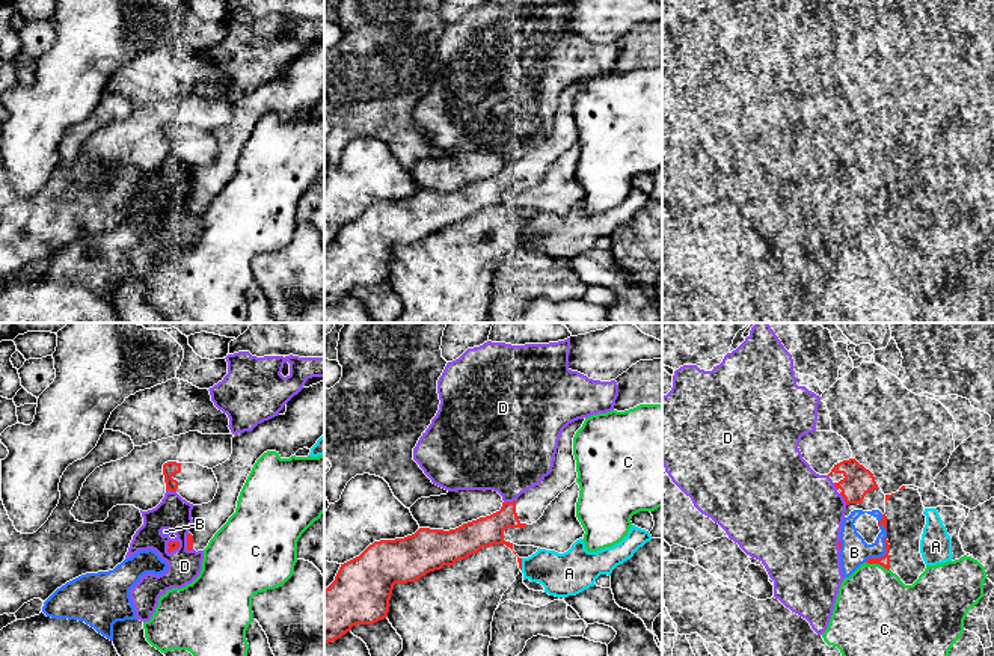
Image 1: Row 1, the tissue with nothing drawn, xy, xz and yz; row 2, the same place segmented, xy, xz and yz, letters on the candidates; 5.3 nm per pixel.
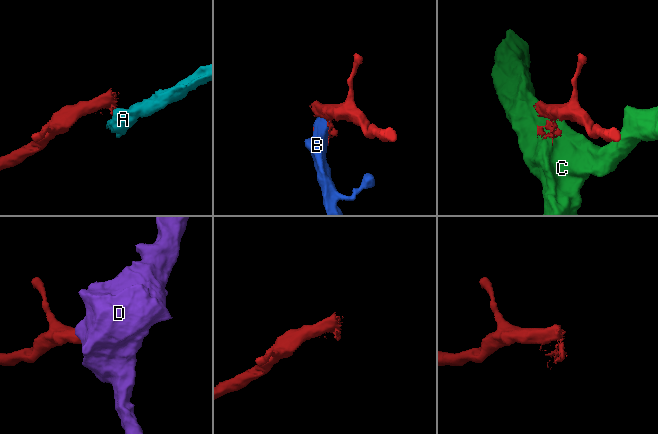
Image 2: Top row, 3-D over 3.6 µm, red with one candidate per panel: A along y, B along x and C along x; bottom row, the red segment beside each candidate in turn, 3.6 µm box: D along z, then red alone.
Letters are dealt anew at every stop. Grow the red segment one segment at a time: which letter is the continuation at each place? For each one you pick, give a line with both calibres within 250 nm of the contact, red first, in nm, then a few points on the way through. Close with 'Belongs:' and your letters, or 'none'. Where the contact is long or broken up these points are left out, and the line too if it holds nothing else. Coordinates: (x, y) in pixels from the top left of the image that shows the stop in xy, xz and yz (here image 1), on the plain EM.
Belongs: none

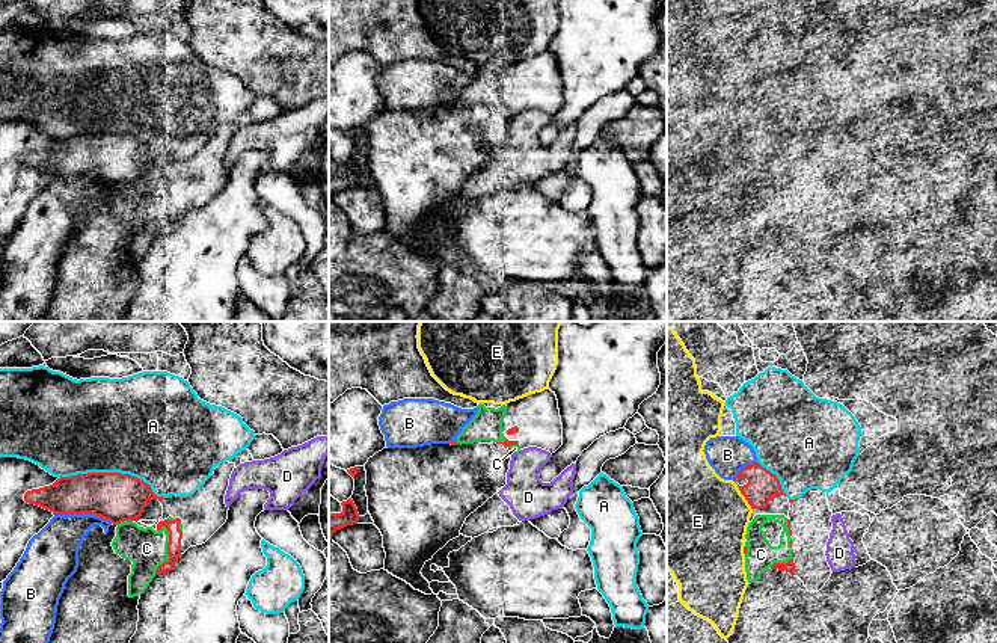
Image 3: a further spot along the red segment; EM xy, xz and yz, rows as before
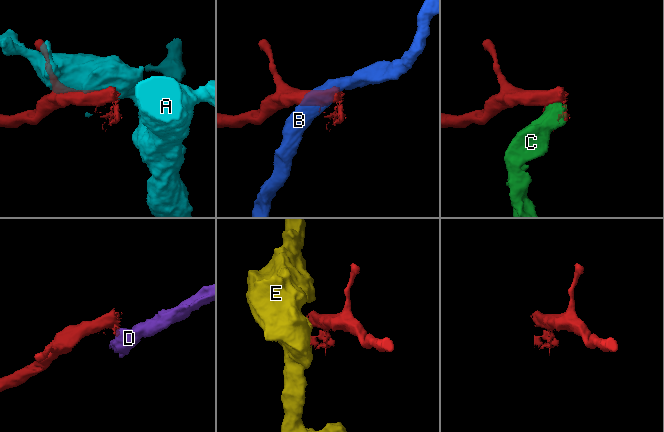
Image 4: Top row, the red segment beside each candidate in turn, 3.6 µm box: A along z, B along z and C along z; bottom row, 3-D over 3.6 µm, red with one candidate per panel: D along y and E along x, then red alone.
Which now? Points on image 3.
Belongs: none

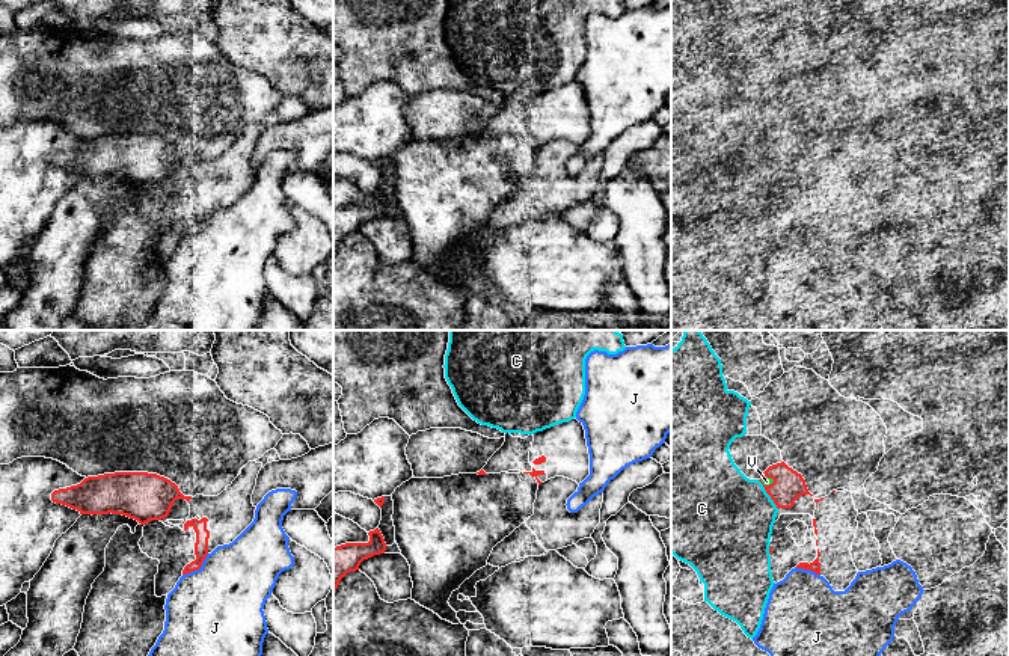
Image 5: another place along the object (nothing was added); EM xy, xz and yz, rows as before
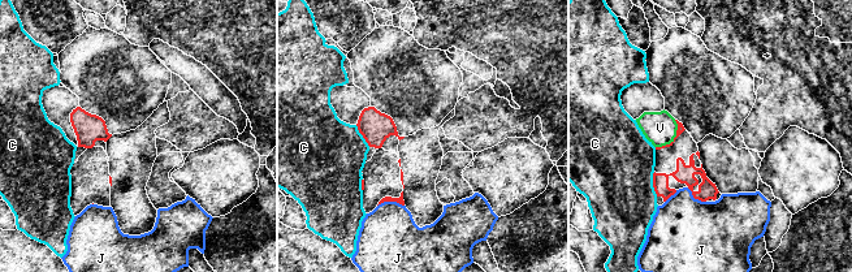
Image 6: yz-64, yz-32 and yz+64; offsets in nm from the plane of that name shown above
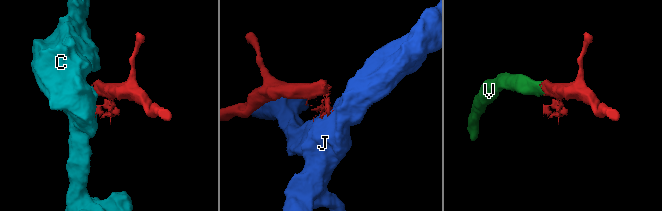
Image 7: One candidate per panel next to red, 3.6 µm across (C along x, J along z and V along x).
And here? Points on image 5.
V: calibres 170 and 50 nm
Belongs: V

